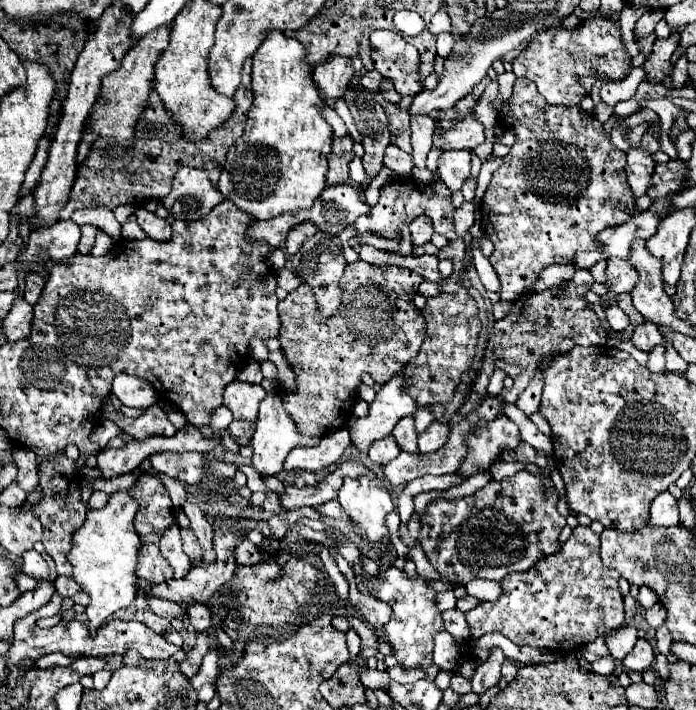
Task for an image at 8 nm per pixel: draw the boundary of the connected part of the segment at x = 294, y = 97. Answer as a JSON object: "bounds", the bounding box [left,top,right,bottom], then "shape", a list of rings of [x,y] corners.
{"bounds":[218,32,332,220],"shape":[[[268,32],[262,46],[254,54],[254,102],[248,110],[244,134],[234,142],[228,152],[218,190],[224,194],[226,200],[234,202],[242,212],[250,214],[256,220],[270,220],[282,214],[296,216],[298,210],[312,208],[314,200],[326,188],[326,156],[332,144],[332,128],[320,116],[324,98],[320,96],[320,90],[312,80],[312,68],[306,64],[304,56],[306,48],[296,38],[288,38],[282,32]]]}

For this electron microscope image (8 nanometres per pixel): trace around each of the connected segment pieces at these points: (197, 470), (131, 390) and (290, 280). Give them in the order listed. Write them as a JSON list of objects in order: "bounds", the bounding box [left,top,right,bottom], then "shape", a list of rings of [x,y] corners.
[{"bounds":[148,452,204,484],"shape":[[[160,452],[152,454],[148,460],[156,472],[186,484],[198,484],[204,478],[204,458],[198,452]]]},{"bounds":[112,374,158,408],"shape":[[[118,374],[114,378],[112,392],[124,406],[130,408],[148,408],[158,402],[158,396],[148,382],[128,374]]]},{"bounds":[276,268,302,292],"shape":[[[284,268],[284,270],[278,270],[278,272],[276,272],[276,282],[278,282],[280,288],[292,292],[292,290],[296,290],[296,288],[300,286],[302,280]]]}]

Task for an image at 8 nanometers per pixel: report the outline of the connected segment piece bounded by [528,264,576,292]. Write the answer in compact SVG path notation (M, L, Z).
M556 264L556 266L548 268L542 274L542 278L538 276L538 280L528 290L530 292L544 292L544 290L548 290L552 286L558 286L558 282L562 282L564 278L570 278L574 272L576 272L574 264Z

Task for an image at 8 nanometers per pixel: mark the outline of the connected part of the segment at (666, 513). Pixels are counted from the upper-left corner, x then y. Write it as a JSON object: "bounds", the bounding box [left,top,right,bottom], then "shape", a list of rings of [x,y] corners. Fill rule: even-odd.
{"bounds":[648,490,680,528],"shape":[[[668,490],[652,500],[648,522],[650,522],[650,526],[658,526],[658,528],[670,528],[670,526],[680,524],[678,500]]]}

